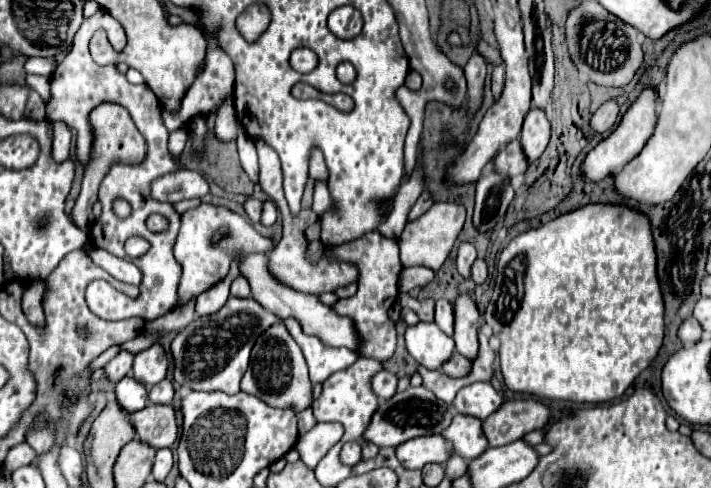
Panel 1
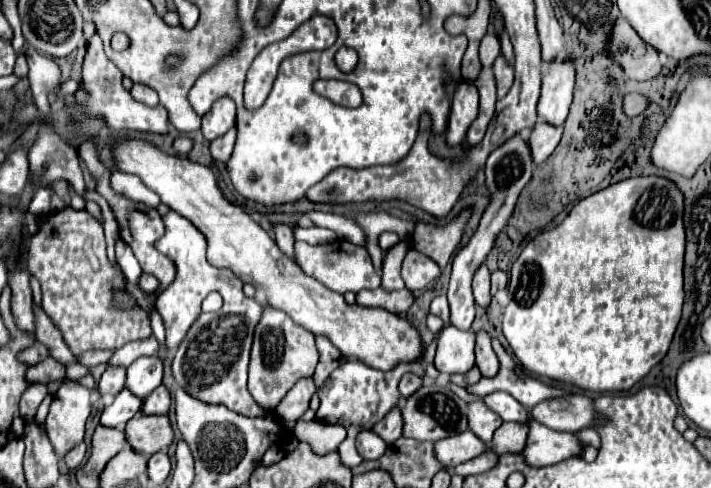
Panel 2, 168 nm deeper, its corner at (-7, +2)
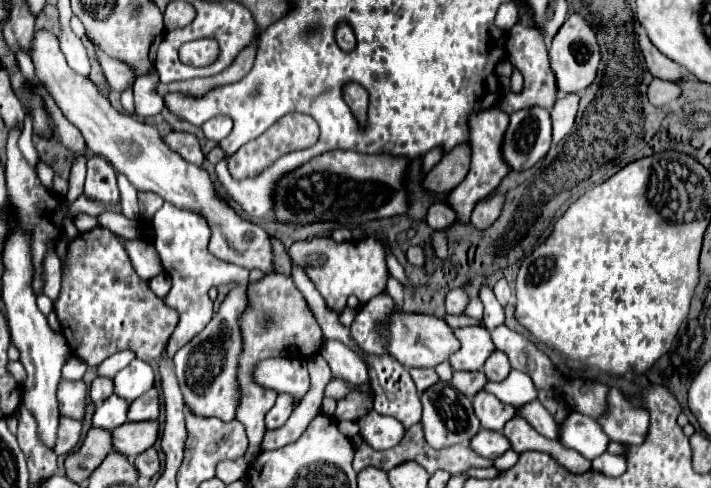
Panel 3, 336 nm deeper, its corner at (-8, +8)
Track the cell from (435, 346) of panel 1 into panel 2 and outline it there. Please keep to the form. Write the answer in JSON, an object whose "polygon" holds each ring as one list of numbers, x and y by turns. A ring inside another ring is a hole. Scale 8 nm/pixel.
{"polygon":[[443,326,437,334,435,368,441,374,463,374,475,364,475,332,461,332,455,326]]}

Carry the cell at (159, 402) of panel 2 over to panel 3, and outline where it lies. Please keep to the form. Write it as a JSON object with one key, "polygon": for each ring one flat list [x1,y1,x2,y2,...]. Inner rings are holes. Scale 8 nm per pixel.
{"polygon":[[152,388,146,394,142,394,138,400,130,402,128,406,128,422,146,422,146,420,156,420,160,410,160,398,158,390]]}

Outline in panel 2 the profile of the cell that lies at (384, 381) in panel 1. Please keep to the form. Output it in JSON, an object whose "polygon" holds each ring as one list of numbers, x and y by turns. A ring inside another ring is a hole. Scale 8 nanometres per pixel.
{"polygon":[[407,374,407,376,401,378,401,382,399,382,399,392,407,398,407,396,413,394,419,386,421,386,421,380,419,380,417,376,413,376,413,374]]}

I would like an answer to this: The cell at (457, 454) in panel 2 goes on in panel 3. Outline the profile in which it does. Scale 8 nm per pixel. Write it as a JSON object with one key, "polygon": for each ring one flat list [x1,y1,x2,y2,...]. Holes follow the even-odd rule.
{"polygon":[[480,430,474,436,474,442,470,442,470,446,474,446,474,452,490,460,500,458,506,450,510,450,508,438,502,432,490,432,490,430]]}

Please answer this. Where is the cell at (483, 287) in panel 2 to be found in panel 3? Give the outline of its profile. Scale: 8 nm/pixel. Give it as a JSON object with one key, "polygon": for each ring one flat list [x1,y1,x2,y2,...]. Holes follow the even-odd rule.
{"polygon":[[482,286,480,298,484,302,484,326,492,332,494,328,504,324,504,308,500,306,500,302,496,300,494,292,488,286]]}

